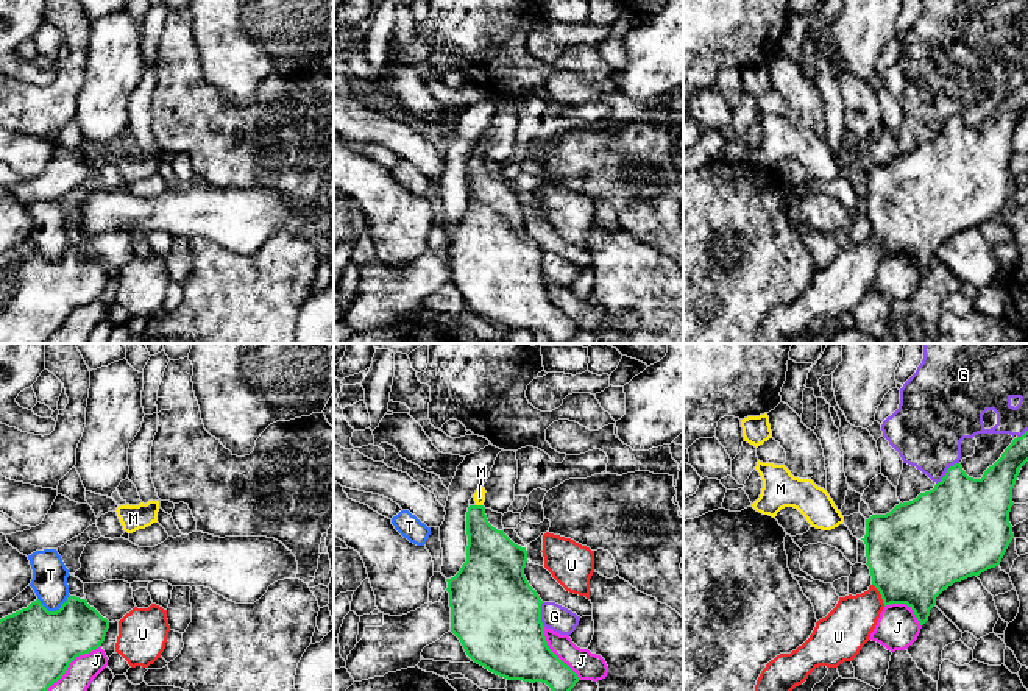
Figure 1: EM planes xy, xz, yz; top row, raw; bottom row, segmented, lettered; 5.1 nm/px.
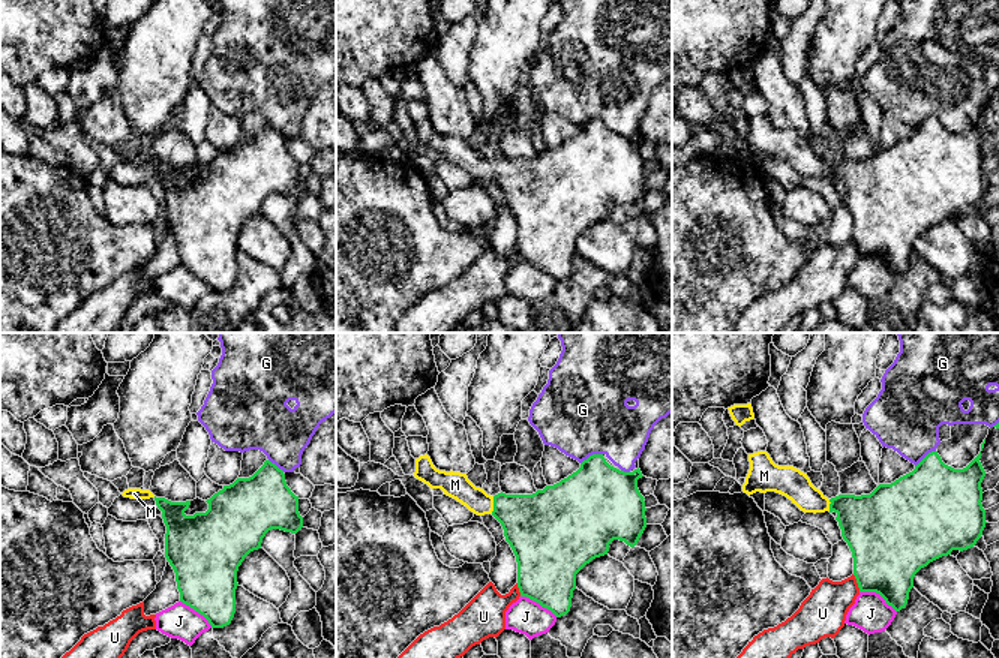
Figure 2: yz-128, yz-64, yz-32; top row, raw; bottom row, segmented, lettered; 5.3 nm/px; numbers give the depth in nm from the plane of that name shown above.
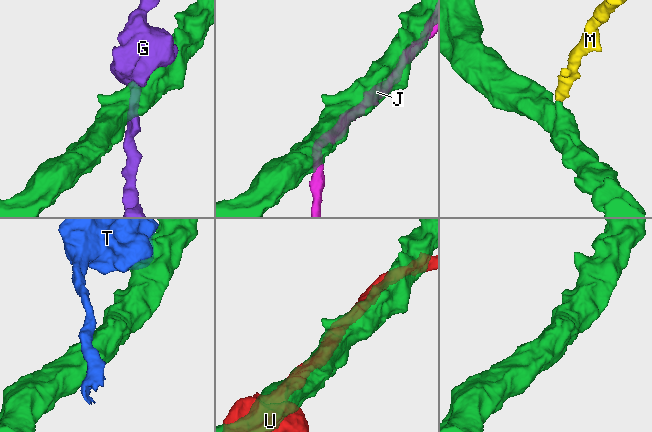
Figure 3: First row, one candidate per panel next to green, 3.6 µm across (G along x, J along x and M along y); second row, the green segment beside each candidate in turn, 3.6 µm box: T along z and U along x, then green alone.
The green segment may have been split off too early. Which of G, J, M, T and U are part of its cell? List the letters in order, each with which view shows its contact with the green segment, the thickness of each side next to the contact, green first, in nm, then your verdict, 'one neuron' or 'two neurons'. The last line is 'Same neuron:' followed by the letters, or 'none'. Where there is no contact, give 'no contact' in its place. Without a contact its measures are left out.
G: contact in yz; calibres 420 and 380 nm; two neurons
J: contact in xy; calibres 380 and 150 nm; two neurons
M: contact in xz; calibres 240 and 60 nm; one neuron
T: contact in xy; calibres 380 and 180 nm; two neurons
U: contact in yz; calibres 460 and 240 nm; two neurons
Same neuron: M

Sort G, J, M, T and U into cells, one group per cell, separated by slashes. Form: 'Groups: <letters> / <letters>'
Groups: G / J / M / T / U

